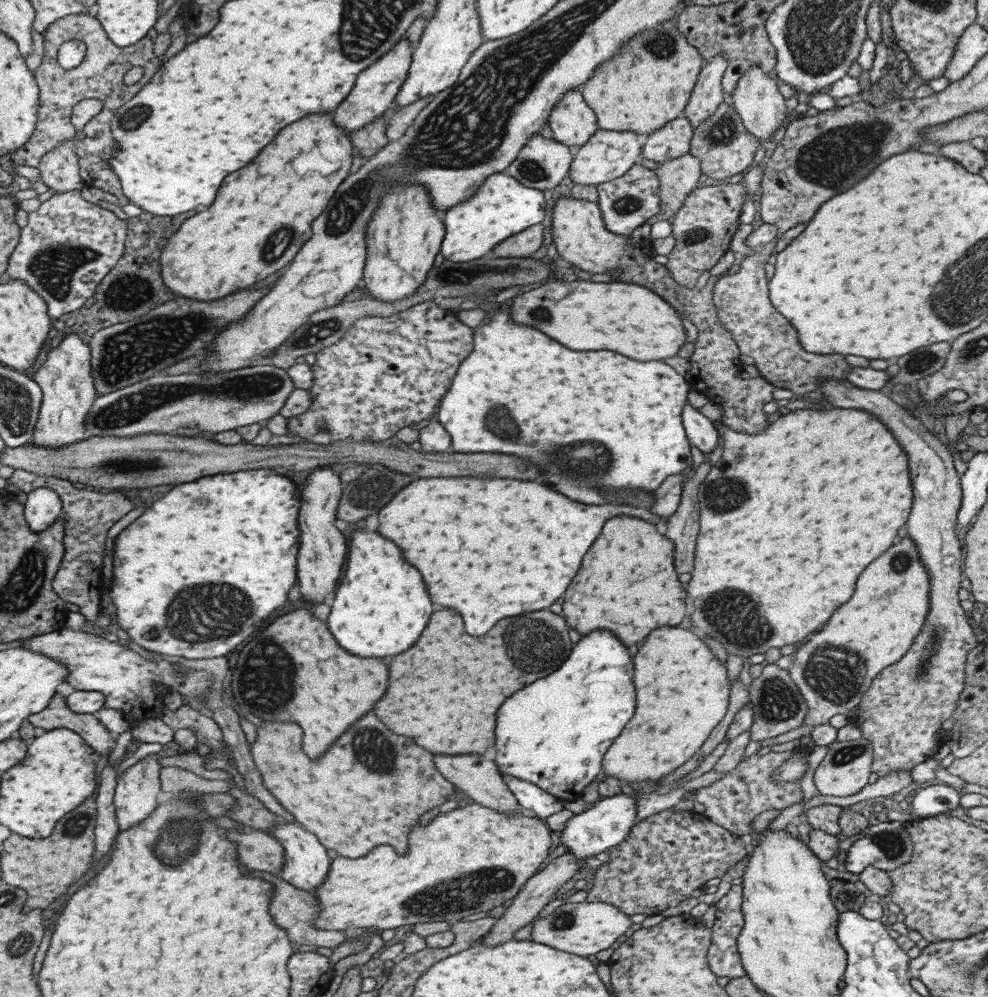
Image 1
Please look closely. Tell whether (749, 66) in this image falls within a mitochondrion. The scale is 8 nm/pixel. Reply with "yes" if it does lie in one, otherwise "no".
no

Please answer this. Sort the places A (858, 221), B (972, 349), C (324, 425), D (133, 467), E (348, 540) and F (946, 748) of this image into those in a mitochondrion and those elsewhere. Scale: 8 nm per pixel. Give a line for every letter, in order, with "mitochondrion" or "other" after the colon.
A: other
B: mitochondrion
C: mitochondrion
D: mitochondrion
E: other
F: other

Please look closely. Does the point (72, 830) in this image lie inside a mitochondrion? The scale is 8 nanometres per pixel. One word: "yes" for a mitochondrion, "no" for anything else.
yes

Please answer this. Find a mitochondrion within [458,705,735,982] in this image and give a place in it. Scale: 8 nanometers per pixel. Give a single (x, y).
(561, 921)

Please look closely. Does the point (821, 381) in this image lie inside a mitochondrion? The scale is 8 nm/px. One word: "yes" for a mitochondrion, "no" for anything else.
no

